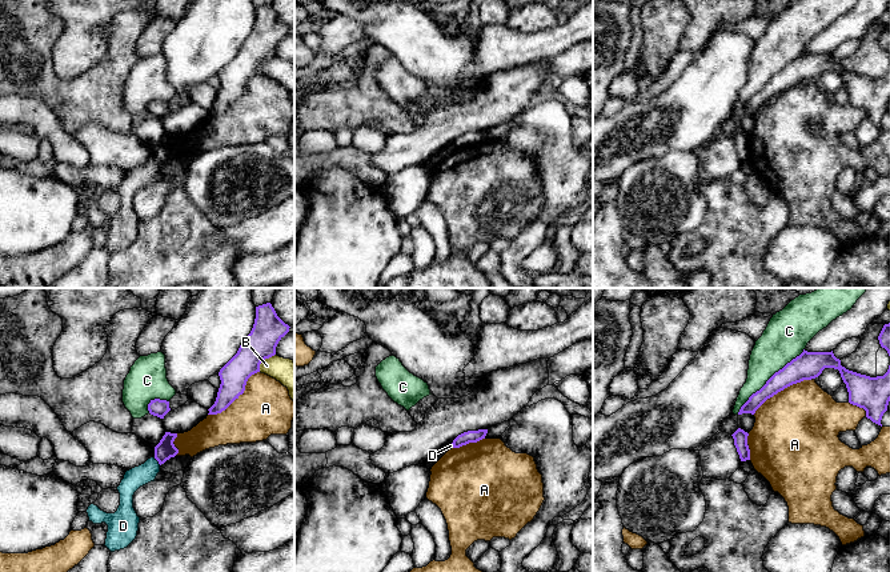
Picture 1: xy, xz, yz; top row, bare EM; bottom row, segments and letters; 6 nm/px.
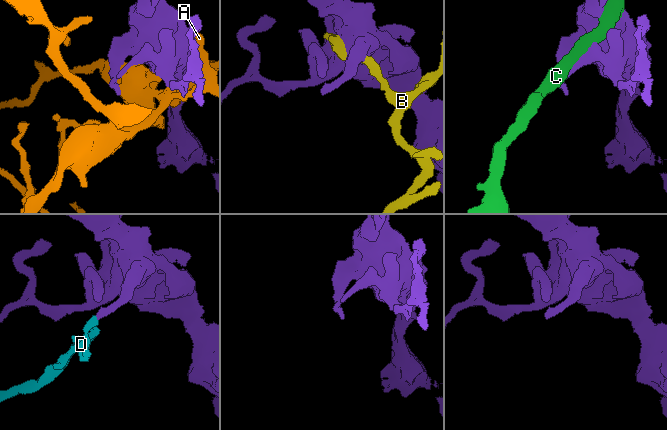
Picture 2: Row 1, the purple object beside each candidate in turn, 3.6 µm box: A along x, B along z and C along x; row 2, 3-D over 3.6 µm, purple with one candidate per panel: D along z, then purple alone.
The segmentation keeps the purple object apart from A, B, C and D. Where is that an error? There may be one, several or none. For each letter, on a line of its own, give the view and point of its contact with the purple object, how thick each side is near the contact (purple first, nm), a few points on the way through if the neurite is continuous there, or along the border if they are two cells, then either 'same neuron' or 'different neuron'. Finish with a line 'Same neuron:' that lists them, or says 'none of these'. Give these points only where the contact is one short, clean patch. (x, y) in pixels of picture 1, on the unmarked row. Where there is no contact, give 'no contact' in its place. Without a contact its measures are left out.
A: xy (237, 98) | 170/320 nm | different neuron
B: xy (263, 60) | 190/160 nm | different neuron
C: yz (769, 80) | 170/260 nm | different neuron
D: xy (156, 160) | 120/120 nm | along xy (153, 158), (160, 166) | different neuron
Same neuron: none of these

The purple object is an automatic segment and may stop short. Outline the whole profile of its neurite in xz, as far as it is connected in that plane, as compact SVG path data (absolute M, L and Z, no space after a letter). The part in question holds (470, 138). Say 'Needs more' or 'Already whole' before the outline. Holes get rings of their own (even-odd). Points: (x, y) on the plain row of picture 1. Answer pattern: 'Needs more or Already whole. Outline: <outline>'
Already whole. Outline: M488 131L464 133L453 141L452 147L453 147L453 149L460 149L469 144L477 144L477 143L485 140L486 135L488 135Z

